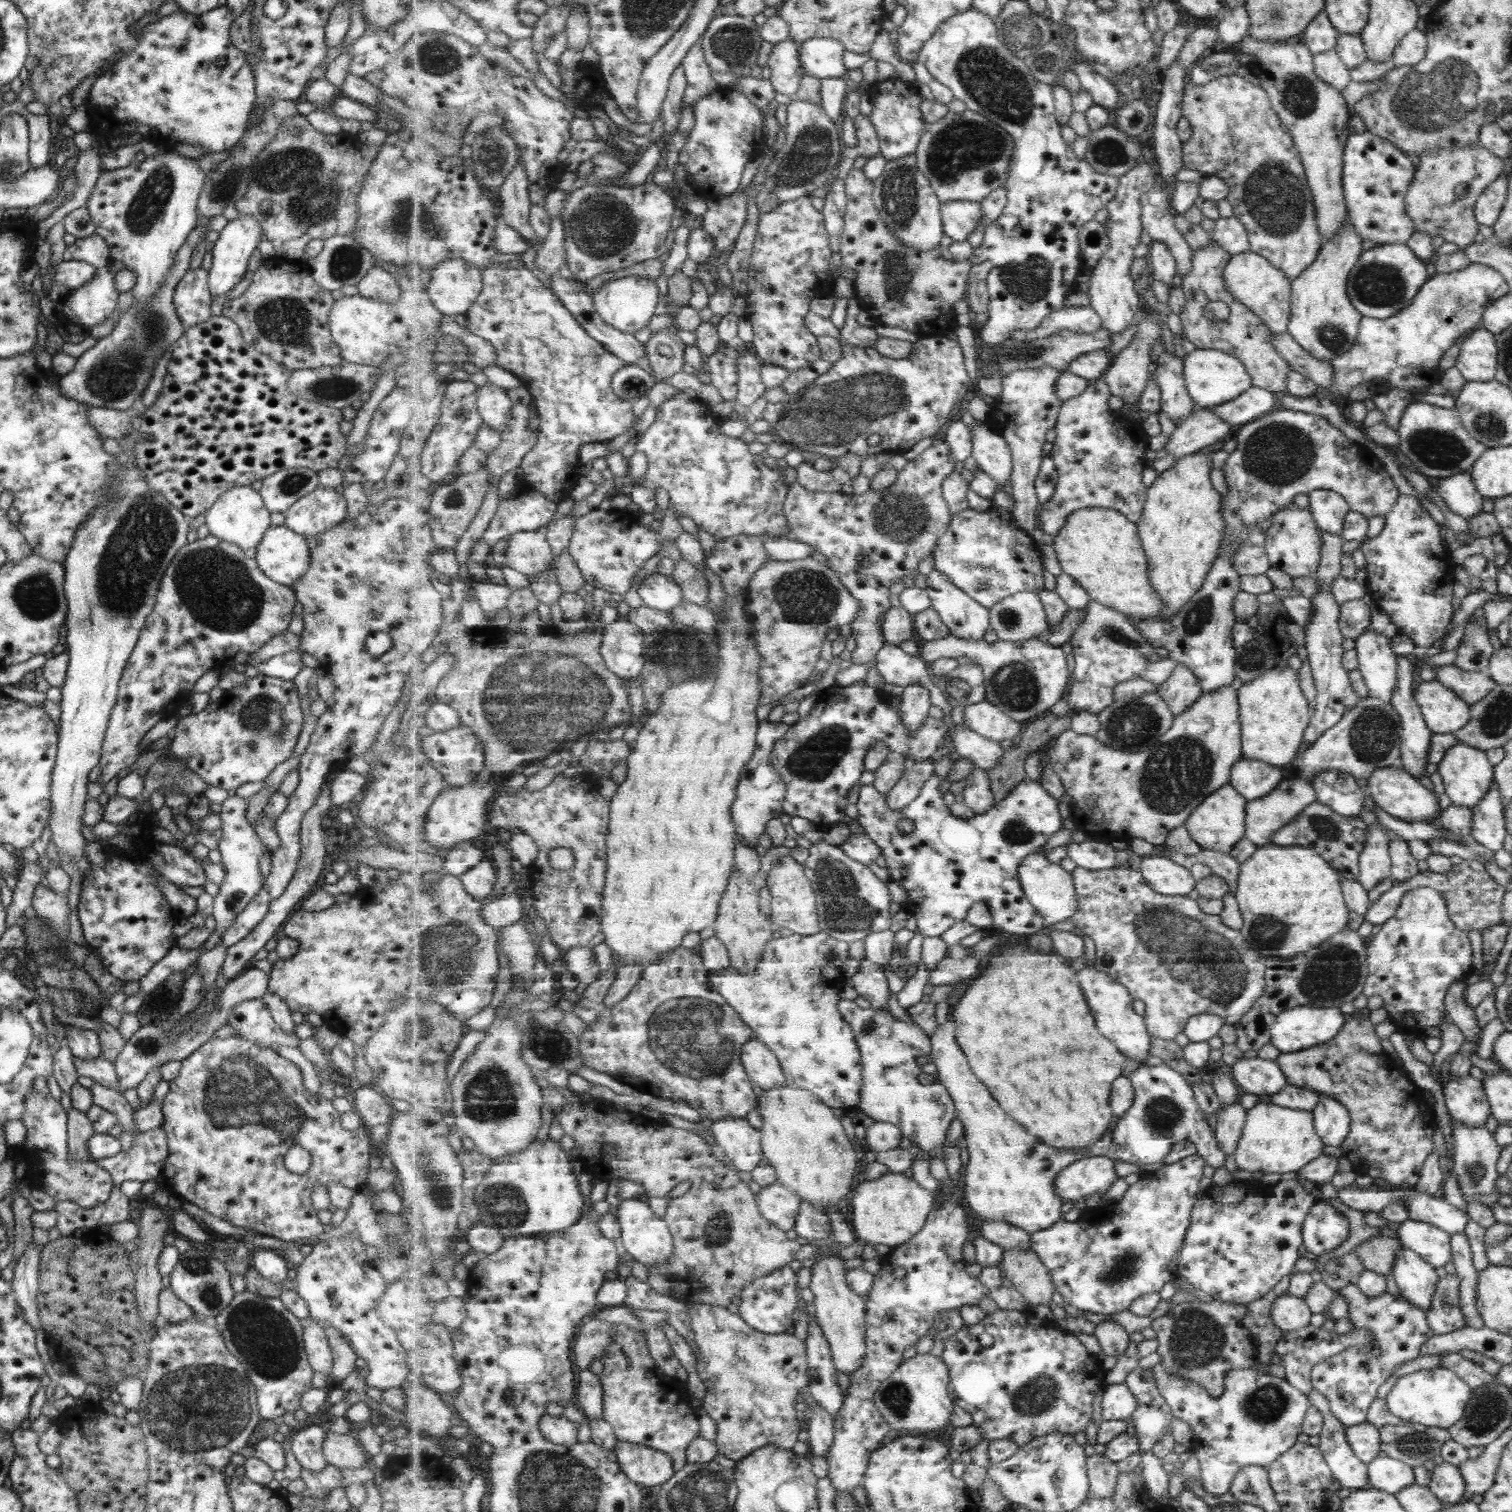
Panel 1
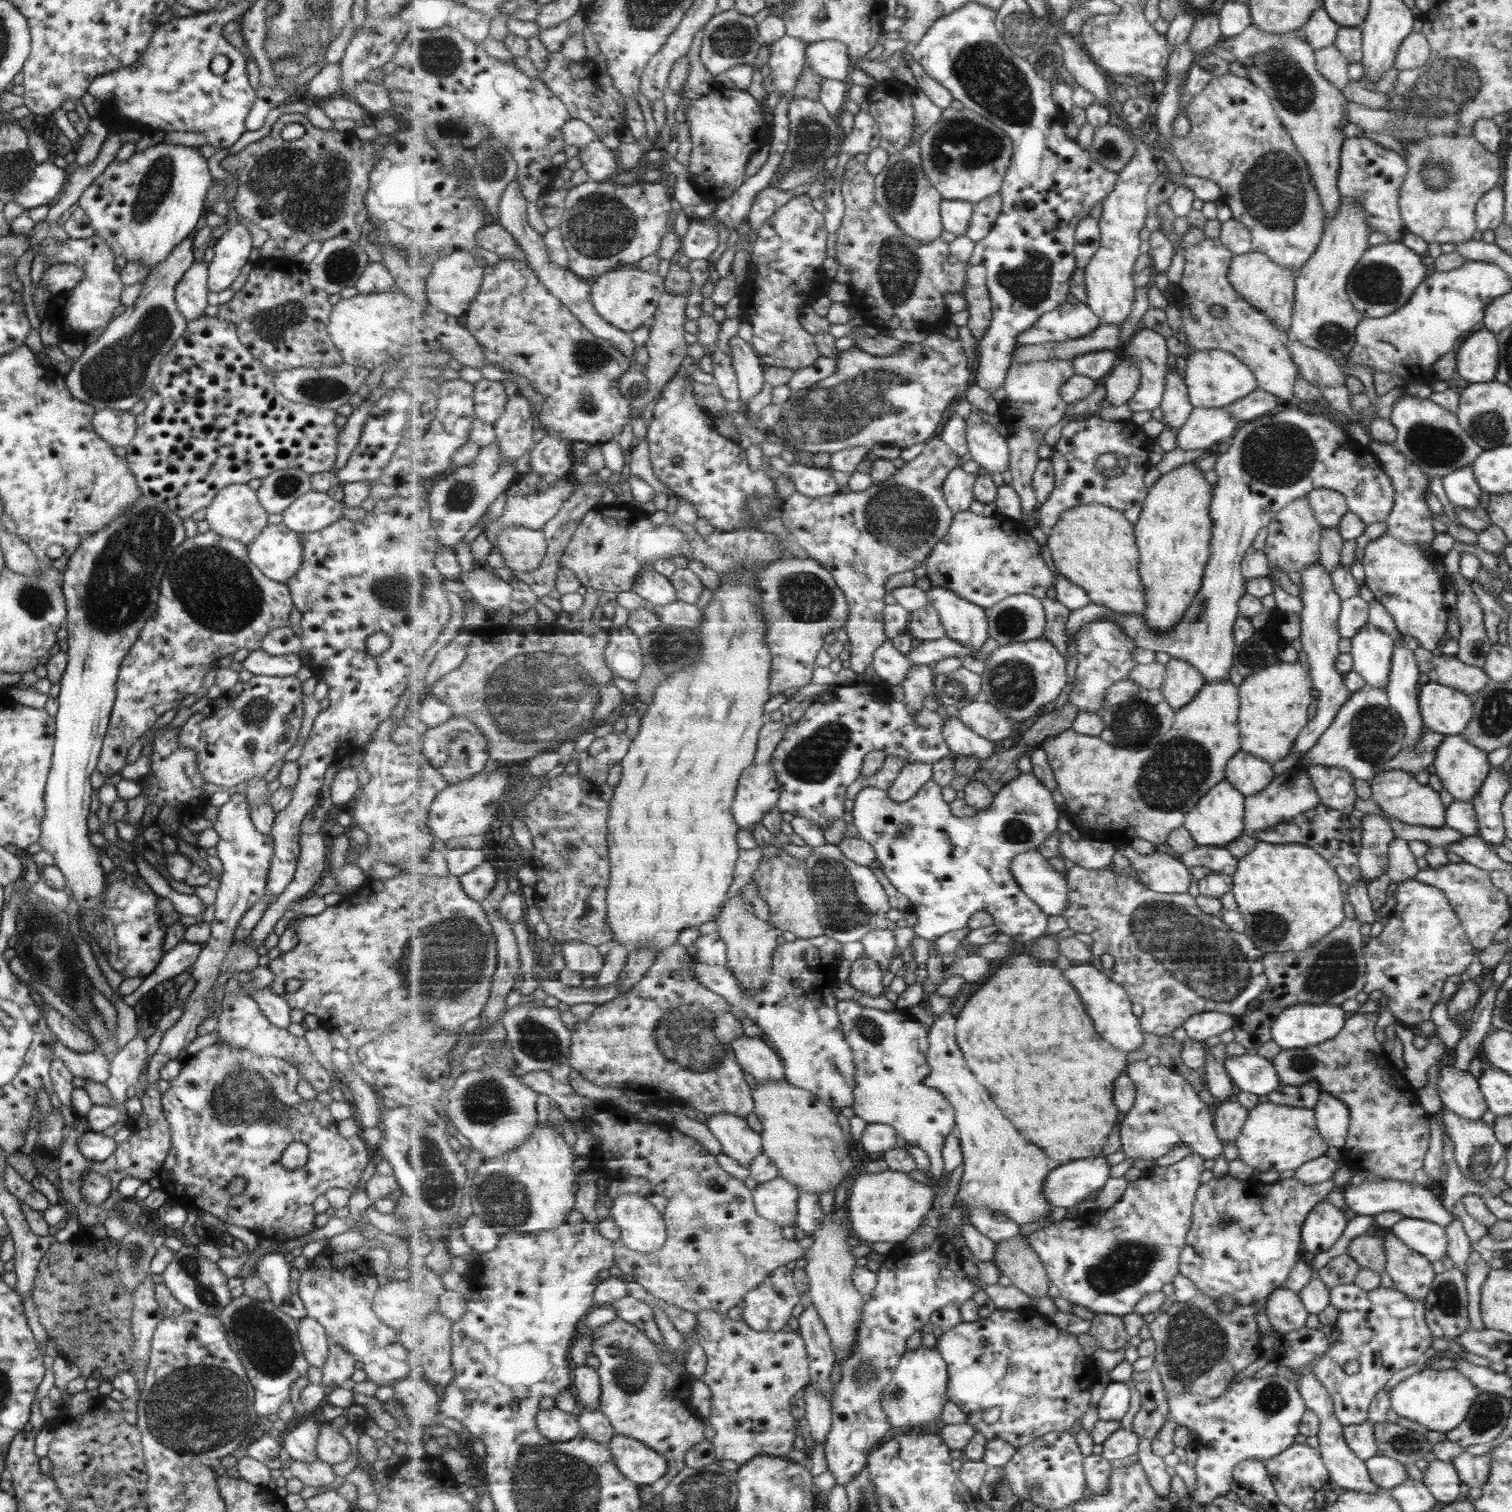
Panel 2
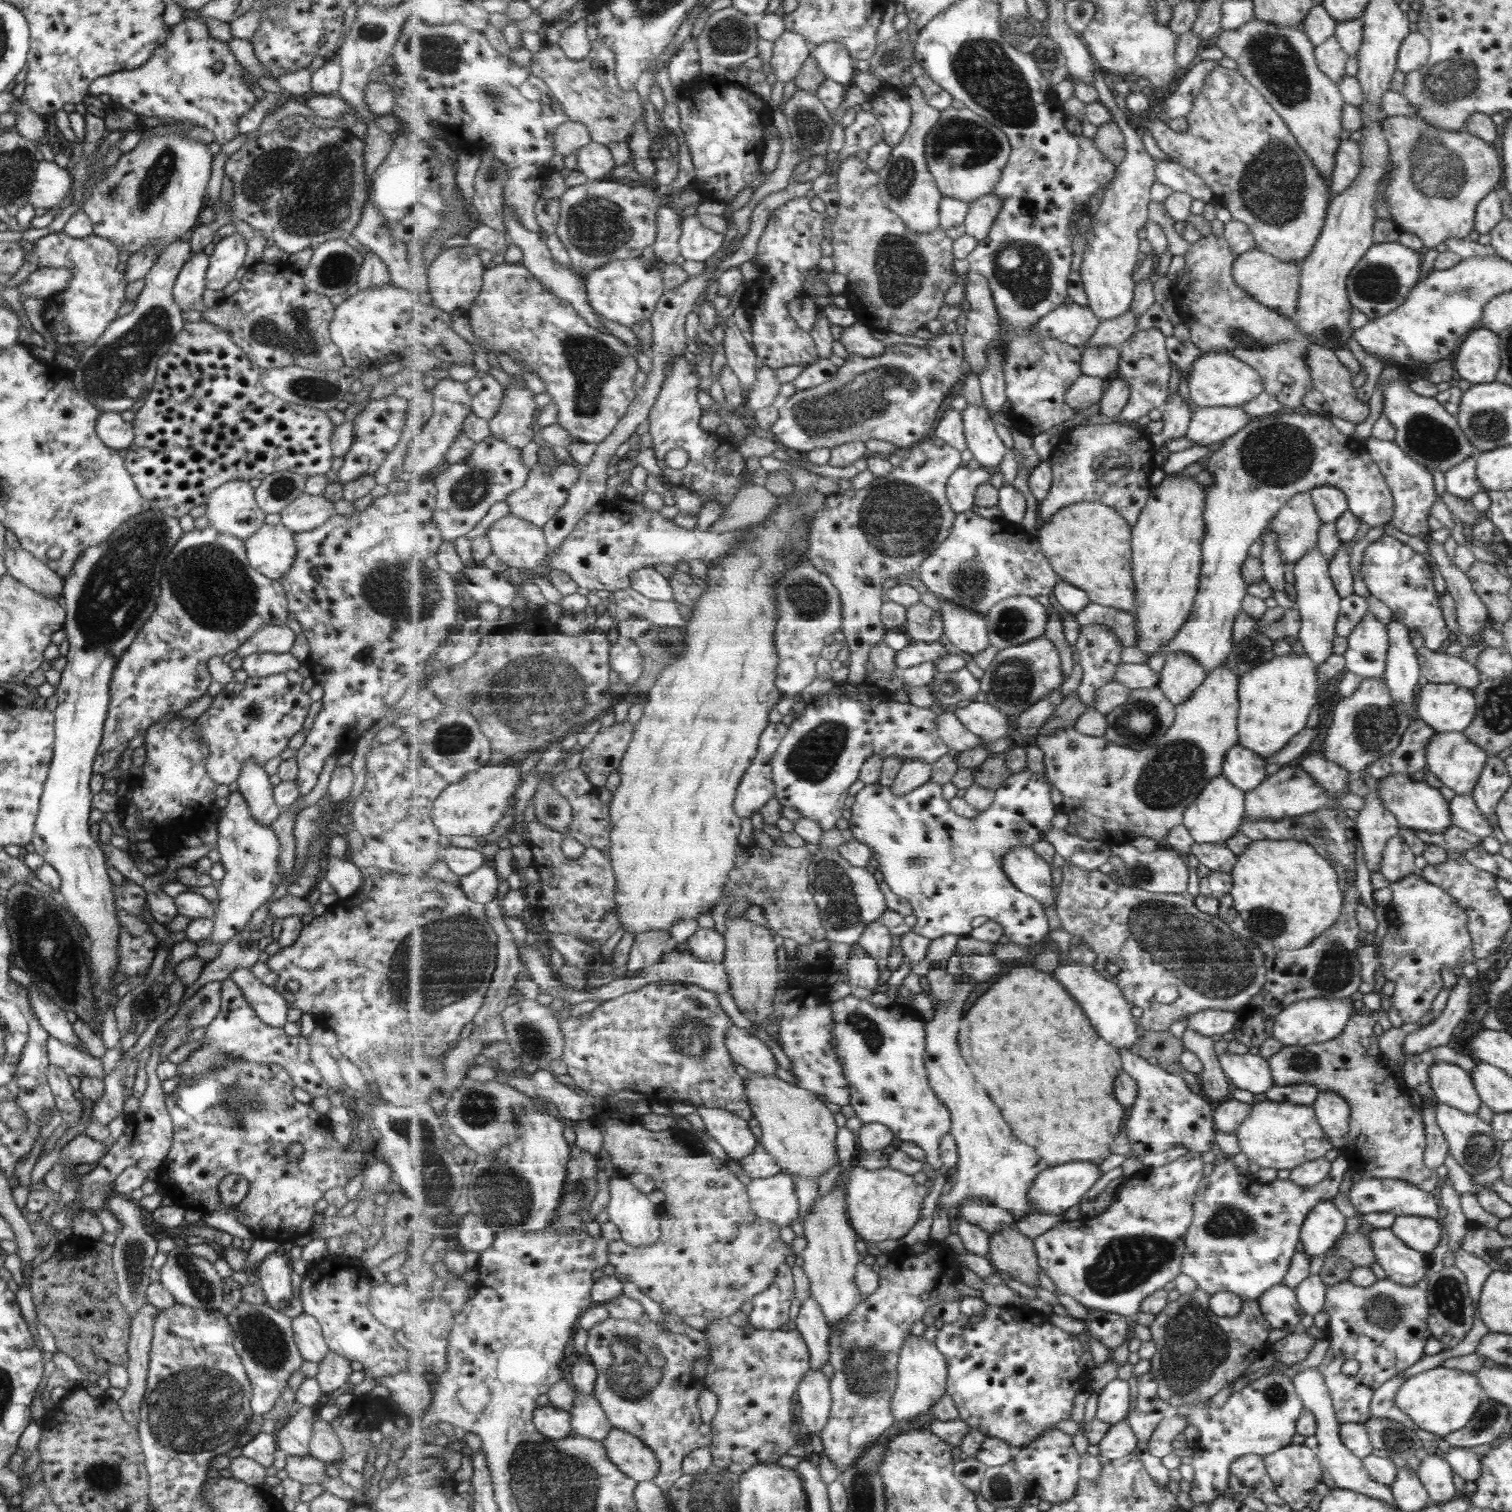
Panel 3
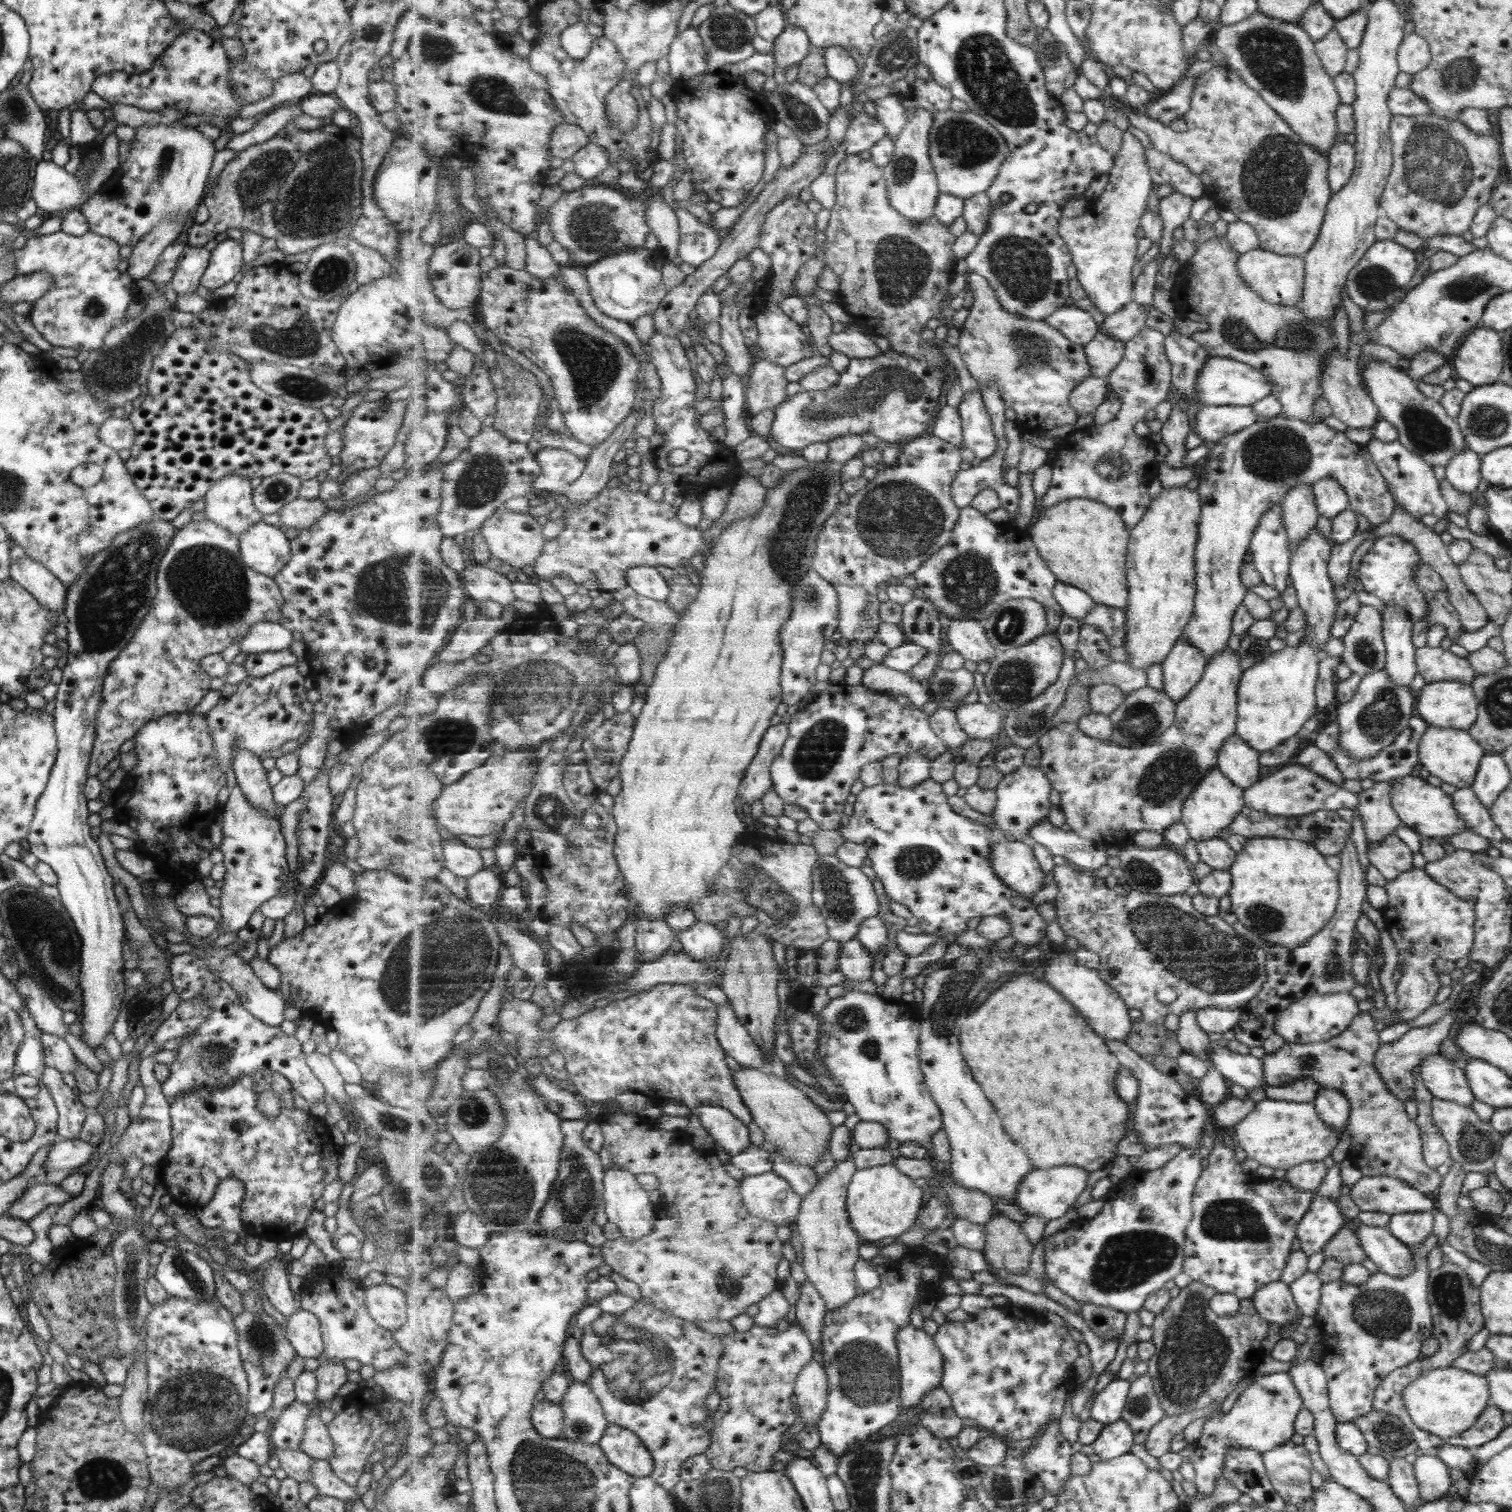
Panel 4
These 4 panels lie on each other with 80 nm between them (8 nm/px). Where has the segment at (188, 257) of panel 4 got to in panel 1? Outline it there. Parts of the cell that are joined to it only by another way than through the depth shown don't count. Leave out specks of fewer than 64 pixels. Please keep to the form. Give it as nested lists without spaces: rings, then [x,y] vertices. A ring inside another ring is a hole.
[[[201,267],[186,272],[175,286],[172,302],[185,328],[209,318],[212,297],[207,286],[207,272]]]

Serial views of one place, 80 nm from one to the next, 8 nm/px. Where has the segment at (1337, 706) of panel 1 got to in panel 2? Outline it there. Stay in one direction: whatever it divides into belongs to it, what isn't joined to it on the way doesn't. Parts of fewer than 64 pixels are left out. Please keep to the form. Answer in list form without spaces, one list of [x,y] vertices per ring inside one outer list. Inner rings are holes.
[[[1317,560],[1302,568],[1299,571],[1299,578],[1301,586],[1298,597],[1302,607],[1299,613],[1300,635],[1298,639],[1303,652],[1306,652],[1305,658],[1308,664],[1309,676],[1311,677],[1312,686],[1318,692],[1318,696],[1316,697],[1315,716],[1295,736],[1295,742],[1293,742],[1289,754],[1305,754],[1305,752],[1309,751],[1317,739],[1321,737],[1325,728],[1329,727],[1329,724],[1335,718],[1335,714],[1341,710],[1341,706],[1346,703],[1351,694],[1343,684],[1343,673],[1334,669],[1335,657],[1339,654],[1337,640],[1339,640],[1340,636],[1336,629],[1336,622],[1340,609],[1340,598],[1333,592],[1330,575],[1323,570],[1321,563]]]

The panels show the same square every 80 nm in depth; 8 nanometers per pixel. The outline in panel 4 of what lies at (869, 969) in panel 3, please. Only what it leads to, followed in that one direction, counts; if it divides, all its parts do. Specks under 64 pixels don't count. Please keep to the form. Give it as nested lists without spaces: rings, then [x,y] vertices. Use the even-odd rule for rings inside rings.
[[[860,940],[844,942],[839,957],[840,971],[851,983],[865,982],[871,978],[873,972],[873,958],[873,952]]]

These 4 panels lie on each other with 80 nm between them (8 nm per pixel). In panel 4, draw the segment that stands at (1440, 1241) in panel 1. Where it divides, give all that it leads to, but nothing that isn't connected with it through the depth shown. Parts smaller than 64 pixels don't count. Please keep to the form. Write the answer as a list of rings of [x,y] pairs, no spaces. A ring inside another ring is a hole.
[[[1409,1212],[1391,1215],[1386,1228],[1398,1242],[1410,1249],[1432,1234],[1432,1223],[1431,1212]]]

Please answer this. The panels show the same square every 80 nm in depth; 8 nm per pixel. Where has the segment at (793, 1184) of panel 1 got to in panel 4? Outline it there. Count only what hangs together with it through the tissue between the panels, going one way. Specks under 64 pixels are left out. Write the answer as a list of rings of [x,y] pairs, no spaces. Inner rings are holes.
[[[742,1065],[732,1075],[745,1104],[752,1111],[754,1121],[763,1129],[766,1143],[773,1146],[773,1151],[781,1153],[796,1165],[812,1168],[817,1164],[819,1156],[829,1148],[829,1140],[835,1127],[829,1122],[826,1110],[817,1106],[792,1082],[781,1080],[767,1070]]]

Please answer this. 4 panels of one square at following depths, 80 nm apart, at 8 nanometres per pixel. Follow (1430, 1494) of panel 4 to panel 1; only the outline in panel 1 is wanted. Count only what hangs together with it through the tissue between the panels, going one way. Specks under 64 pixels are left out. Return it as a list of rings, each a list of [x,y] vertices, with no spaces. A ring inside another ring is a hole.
[[[1443,1461],[1434,1466],[1431,1480],[1426,1487],[1445,1505],[1454,1505],[1459,1502],[1465,1492],[1461,1472],[1457,1471],[1454,1465]]]

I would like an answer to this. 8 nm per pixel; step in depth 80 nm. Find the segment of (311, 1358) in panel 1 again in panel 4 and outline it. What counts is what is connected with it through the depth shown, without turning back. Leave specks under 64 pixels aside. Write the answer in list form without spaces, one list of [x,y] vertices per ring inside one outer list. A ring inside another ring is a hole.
[[[298,1308],[286,1317],[285,1339],[301,1358],[318,1358],[323,1351],[319,1321],[308,1310]]]

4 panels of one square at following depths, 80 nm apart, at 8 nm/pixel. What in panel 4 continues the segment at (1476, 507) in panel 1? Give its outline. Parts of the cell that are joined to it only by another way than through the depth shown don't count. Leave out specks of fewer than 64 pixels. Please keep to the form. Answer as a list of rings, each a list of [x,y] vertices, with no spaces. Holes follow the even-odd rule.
[[[1467,447],[1458,450],[1444,466],[1444,479],[1455,490],[1469,495],[1479,484],[1480,455]]]

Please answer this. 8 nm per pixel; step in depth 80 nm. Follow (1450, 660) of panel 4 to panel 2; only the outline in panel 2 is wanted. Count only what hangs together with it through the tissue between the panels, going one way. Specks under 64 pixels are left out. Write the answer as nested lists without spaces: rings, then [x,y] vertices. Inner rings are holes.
[[[1419,646],[1412,653],[1418,671],[1425,674],[1429,681],[1453,687],[1469,699],[1473,699],[1488,684],[1489,678],[1482,669],[1463,664],[1454,656],[1433,656]]]

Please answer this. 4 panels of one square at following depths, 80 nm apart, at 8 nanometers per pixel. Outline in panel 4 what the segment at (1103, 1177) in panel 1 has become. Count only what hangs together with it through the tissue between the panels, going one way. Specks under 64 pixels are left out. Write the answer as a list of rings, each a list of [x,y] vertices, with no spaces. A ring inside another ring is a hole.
[[[1056,1166],[1049,1169],[1035,1169],[1025,1175],[1019,1194],[1017,1194],[1017,1207],[1024,1214],[1041,1216],[1055,1220],[1065,1216],[1067,1209],[1072,1208],[1077,1198],[1089,1182],[1089,1171],[1078,1166]]]

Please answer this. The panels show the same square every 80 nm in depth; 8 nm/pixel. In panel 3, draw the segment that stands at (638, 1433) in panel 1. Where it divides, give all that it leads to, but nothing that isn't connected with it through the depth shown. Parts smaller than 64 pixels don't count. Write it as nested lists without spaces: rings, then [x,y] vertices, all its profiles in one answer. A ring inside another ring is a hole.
[[[648,1315],[642,1319],[618,1319],[608,1316],[588,1330],[586,1352],[598,1374],[594,1396],[599,1399],[614,1428],[638,1436],[657,1455],[661,1470],[654,1481],[667,1493],[677,1480],[683,1477],[685,1457],[698,1448],[712,1444],[712,1426],[703,1423],[701,1410],[697,1406],[701,1390],[708,1386],[706,1376],[700,1379],[693,1372],[693,1362],[700,1356],[704,1356],[707,1364],[709,1363],[712,1348],[705,1338],[705,1333],[685,1326],[679,1315],[667,1315],[664,1318],[664,1326],[653,1324]]]

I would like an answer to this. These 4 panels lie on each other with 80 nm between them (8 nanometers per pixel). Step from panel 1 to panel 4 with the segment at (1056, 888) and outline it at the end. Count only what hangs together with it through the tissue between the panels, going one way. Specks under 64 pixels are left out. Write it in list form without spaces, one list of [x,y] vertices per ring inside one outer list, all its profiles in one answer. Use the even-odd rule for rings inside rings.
[[[1001,842],[993,844],[991,854],[993,870],[1007,886],[1021,893],[1035,893],[1041,890],[1045,874],[1033,854],[1031,842]]]

